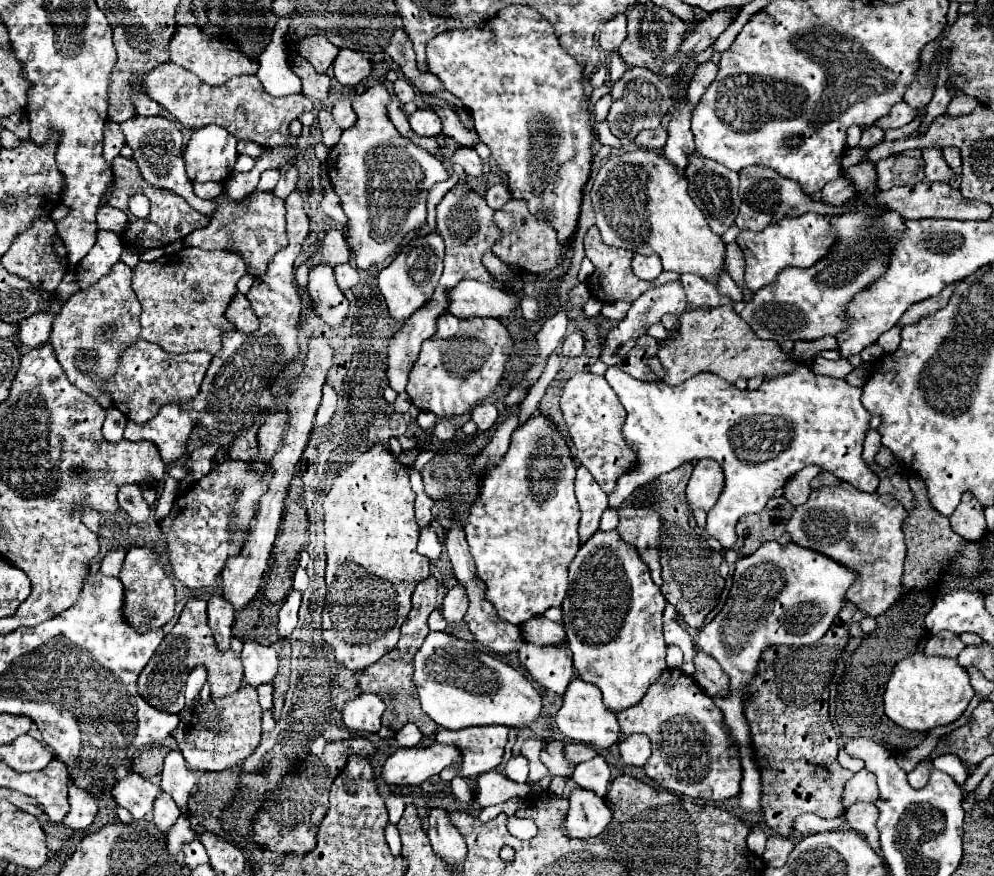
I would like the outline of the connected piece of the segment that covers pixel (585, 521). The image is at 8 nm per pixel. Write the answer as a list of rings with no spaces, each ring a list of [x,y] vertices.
[[[585,466],[577,468],[575,476],[575,494],[581,508],[581,522],[579,522],[579,542],[587,542],[591,534],[599,528],[599,518],[607,508],[607,494],[597,486],[595,478]]]

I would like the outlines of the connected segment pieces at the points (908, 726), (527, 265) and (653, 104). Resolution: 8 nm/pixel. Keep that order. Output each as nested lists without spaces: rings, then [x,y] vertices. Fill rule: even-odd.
[[[911,654],[895,664],[885,686],[885,714],[897,726],[913,732],[929,732],[935,726],[955,722],[973,698],[969,672],[957,664],[957,658]]]
[[[519,198],[509,200],[501,210],[495,212],[493,220],[503,230],[501,242],[495,244],[495,256],[503,258],[503,262],[517,264],[531,274],[543,274],[547,270],[553,270],[561,262],[565,250],[557,242],[555,228],[549,222],[539,222],[539,218],[535,218],[535,214],[527,210],[527,202]]]
[[[629,68],[623,74],[623,78],[613,84],[611,96],[613,96],[613,104],[607,114],[607,122],[609,122],[611,132],[619,138],[625,136],[625,140],[633,140],[641,130],[657,128],[661,124],[663,116],[673,106],[671,90],[669,90],[667,82],[647,68]]]

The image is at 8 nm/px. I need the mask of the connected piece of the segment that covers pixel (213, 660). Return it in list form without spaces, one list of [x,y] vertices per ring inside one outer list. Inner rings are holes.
[[[213,596],[209,602],[189,600],[185,604],[177,624],[171,628],[171,632],[167,634],[163,644],[157,648],[157,652],[151,656],[149,664],[139,674],[137,688],[139,688],[139,694],[145,698],[145,702],[149,702],[157,710],[163,710],[169,714],[179,714],[185,706],[183,692],[185,692],[187,676],[197,666],[207,668],[207,674],[209,674],[207,682],[211,686],[213,698],[225,698],[225,696],[235,694],[239,688],[239,680],[243,678],[243,664],[241,664],[239,654],[229,650],[229,642],[233,638],[233,632],[231,632],[233,620],[235,620],[235,610],[231,608],[229,602],[223,602],[221,596]],[[207,616],[209,616],[209,624],[207,624]],[[213,638],[215,638],[215,642],[213,642]]]

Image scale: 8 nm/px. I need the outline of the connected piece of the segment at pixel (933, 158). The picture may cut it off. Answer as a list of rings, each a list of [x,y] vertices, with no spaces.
[[[939,148],[923,150],[923,162],[925,162],[925,178],[929,182],[951,182],[957,178],[957,174],[943,160]]]

